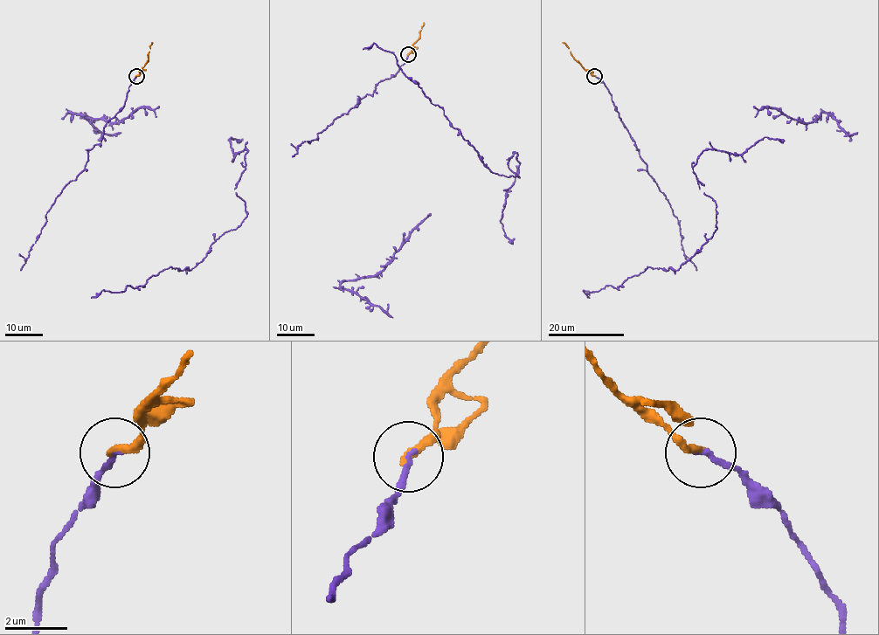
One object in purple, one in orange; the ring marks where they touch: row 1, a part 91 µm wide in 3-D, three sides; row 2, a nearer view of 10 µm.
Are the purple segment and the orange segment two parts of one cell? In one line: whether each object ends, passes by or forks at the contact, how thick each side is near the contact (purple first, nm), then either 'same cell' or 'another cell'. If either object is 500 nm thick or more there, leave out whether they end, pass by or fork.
purple ends; orange ends; calibres 180 and 280 nm; same cell

